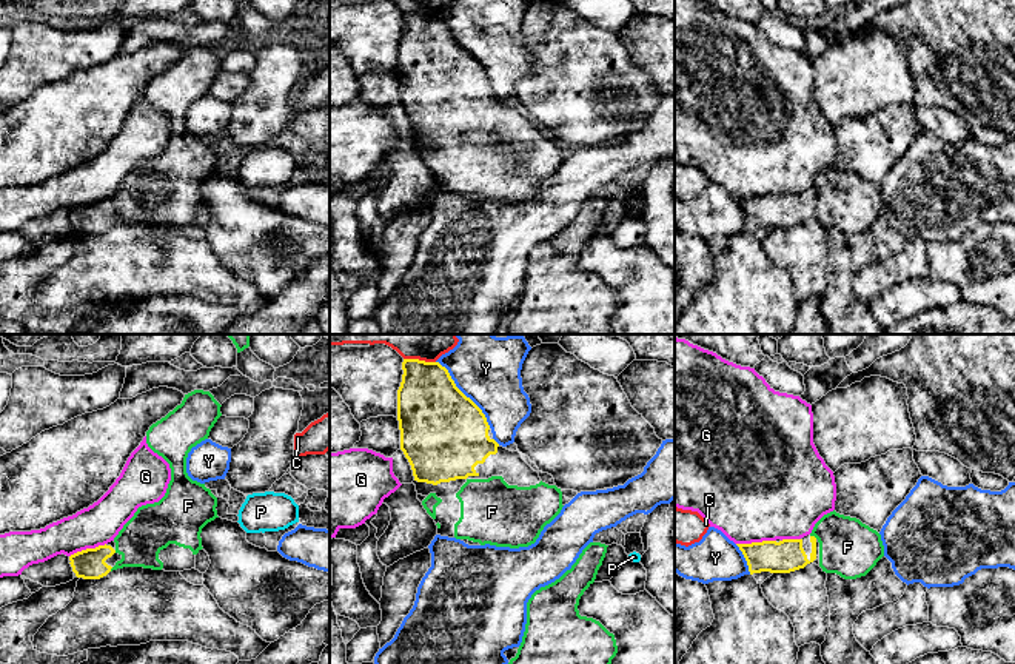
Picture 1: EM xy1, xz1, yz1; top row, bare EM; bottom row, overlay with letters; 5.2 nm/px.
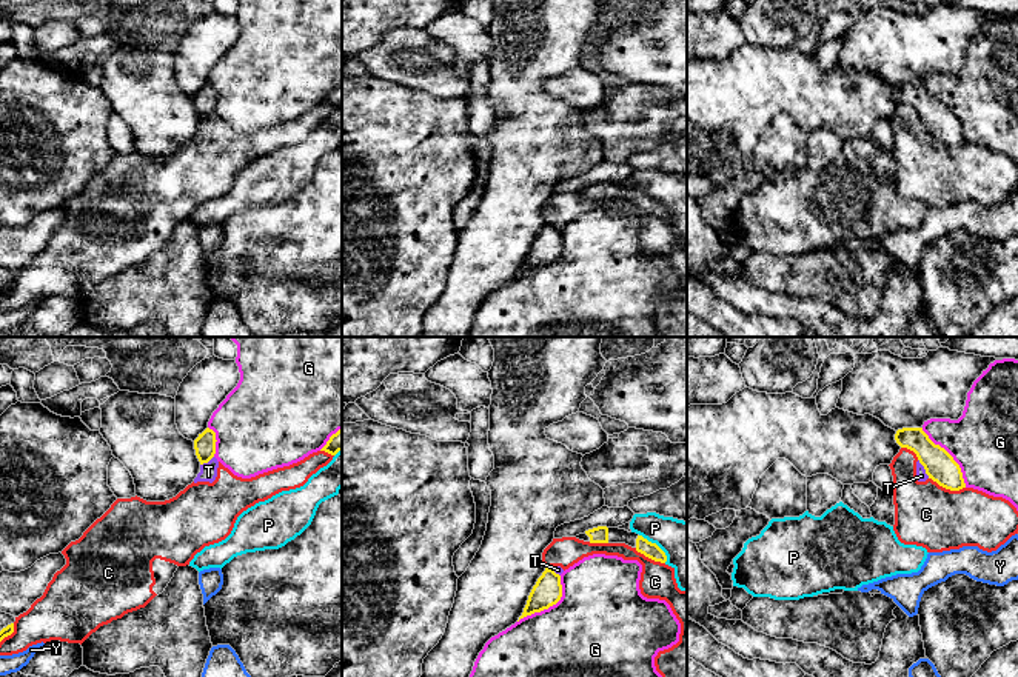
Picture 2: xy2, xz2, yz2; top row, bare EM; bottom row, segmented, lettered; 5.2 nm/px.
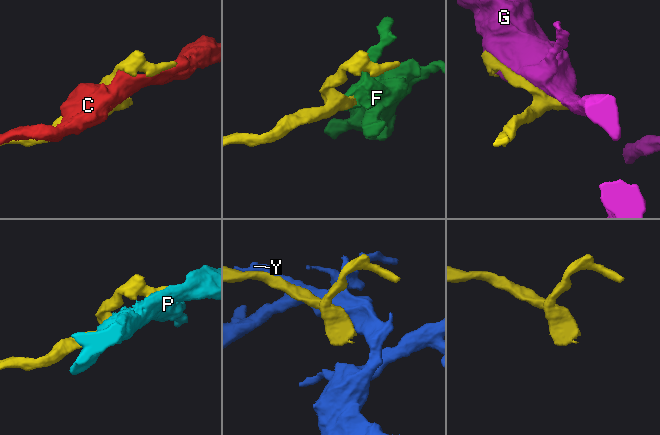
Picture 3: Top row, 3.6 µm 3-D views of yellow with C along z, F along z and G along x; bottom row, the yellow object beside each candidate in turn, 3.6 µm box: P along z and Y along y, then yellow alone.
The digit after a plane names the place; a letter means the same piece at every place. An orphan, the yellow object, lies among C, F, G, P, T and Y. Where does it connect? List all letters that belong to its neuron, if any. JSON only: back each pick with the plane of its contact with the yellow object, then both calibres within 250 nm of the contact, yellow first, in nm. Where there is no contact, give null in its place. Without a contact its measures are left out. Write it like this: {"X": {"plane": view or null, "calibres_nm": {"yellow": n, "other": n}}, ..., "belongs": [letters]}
{"F": {"plane": "yz1", "calibres_nm": {"yellow": 170, "other": 300}}, "belongs": ["F"]}

